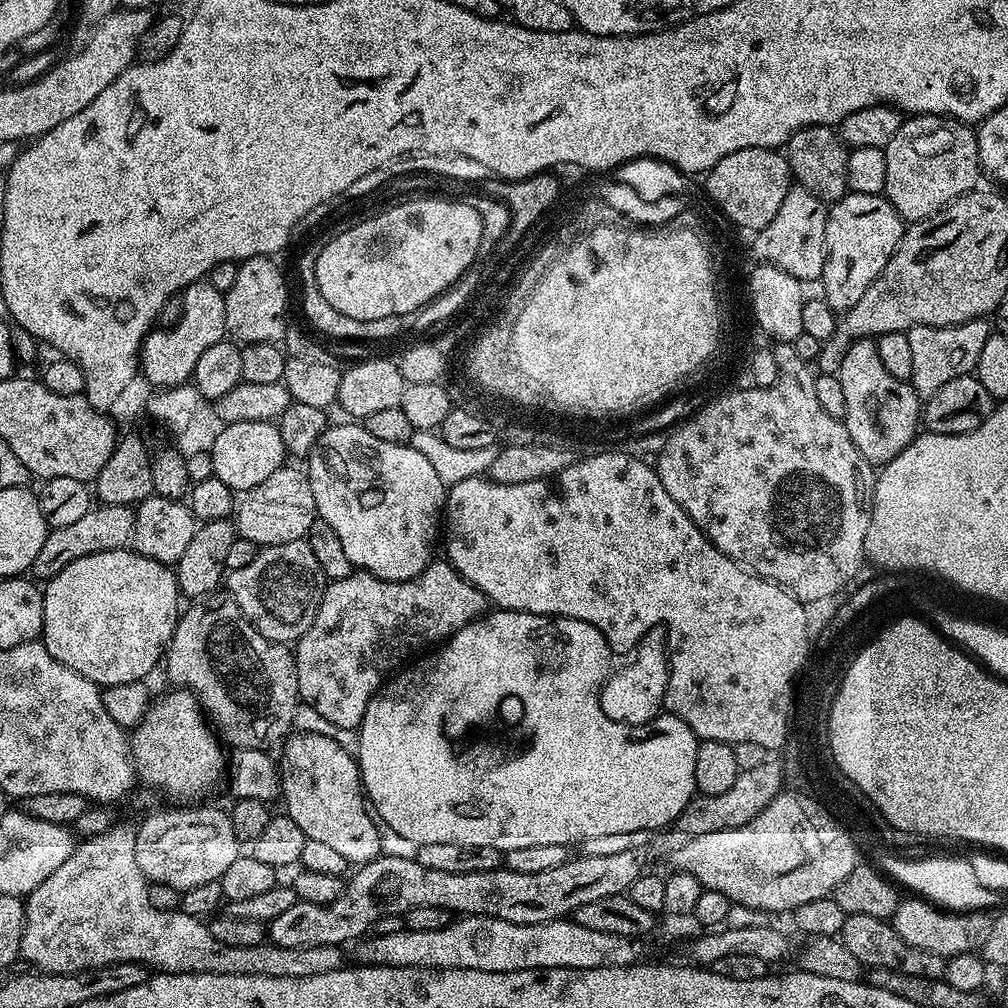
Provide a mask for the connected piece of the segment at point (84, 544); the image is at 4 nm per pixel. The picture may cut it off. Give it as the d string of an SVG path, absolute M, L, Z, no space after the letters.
M127 504L94 506L79 522L73 522L71 526L51 529L46 542L42 542L42 550L38 550L38 558L34 558L30 569L31 575L37 581L47 582L54 574L66 570L70 562L78 562L78 558L86 558L86 554L128 548L135 517L135 511Z

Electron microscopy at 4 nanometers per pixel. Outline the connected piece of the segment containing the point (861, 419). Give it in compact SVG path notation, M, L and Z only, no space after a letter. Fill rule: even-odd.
M875 339L855 340L846 350L839 370L842 391L846 394L843 422L854 446L873 466L890 463L918 435L922 424L922 401L911 383L894 378L878 358Z

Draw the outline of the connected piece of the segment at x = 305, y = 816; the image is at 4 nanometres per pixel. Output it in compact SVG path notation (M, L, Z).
M316 732L289 735L283 748L284 761L281 759L278 764L283 811L302 826L302 834L331 846L352 866L368 864L381 855L377 821L364 812L366 793L357 757L353 753L351 756L338 741Z

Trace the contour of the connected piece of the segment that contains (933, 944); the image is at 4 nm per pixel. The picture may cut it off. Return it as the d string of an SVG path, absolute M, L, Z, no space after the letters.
M904 898L901 899L900 905L894 910L890 923L892 929L898 934L898 938L902 938L902 942L906 942L918 950L930 950L930 954L938 954L947 958L954 954L966 954L967 952L977 951L977 949L983 949L986 942L985 934L990 930L993 921L991 915L984 915L988 914L980 910L945 910L923 898Z

